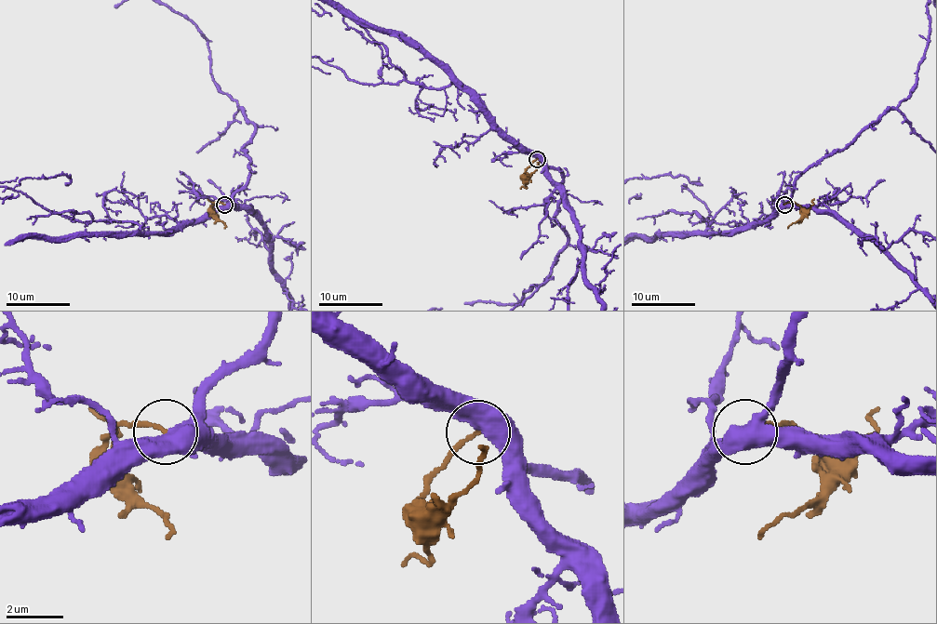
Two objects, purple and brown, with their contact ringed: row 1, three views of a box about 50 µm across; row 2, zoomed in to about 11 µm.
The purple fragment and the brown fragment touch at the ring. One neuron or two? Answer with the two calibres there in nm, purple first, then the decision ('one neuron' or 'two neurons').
550 nm thick on the purple side, 140 nm on the other; two neurons

